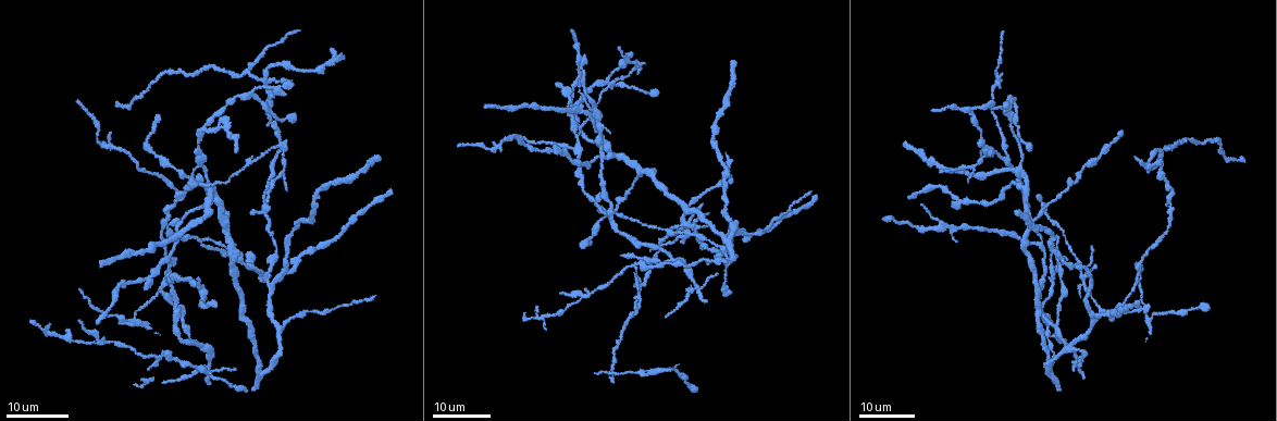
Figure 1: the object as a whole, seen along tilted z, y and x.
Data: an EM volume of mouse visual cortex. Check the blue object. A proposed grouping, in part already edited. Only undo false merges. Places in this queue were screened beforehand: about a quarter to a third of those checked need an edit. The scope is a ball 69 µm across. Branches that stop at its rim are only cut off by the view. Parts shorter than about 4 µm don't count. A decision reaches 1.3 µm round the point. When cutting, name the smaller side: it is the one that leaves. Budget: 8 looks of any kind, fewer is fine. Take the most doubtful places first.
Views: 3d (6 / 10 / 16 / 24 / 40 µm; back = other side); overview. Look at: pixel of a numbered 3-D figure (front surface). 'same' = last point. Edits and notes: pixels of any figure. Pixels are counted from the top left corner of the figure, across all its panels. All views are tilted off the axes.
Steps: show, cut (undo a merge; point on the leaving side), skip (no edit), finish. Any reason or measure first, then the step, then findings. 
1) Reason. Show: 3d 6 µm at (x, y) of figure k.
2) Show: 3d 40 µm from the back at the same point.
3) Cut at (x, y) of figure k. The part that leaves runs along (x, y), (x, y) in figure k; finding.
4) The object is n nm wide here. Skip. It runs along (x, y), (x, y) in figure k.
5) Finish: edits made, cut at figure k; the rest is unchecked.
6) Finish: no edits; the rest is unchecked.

Looks like a crossing. Show: 3d 16 µm at (684, 221) of figure 1.

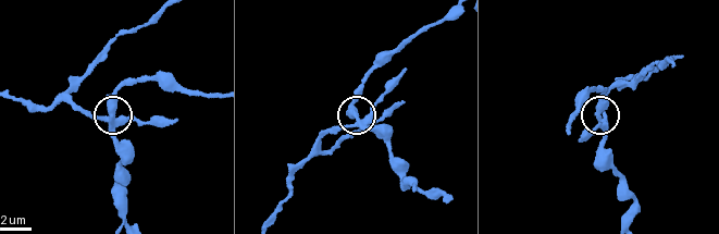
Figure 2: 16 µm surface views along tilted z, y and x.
Show: 3d 6 µm at (355, 121) of figure 2.

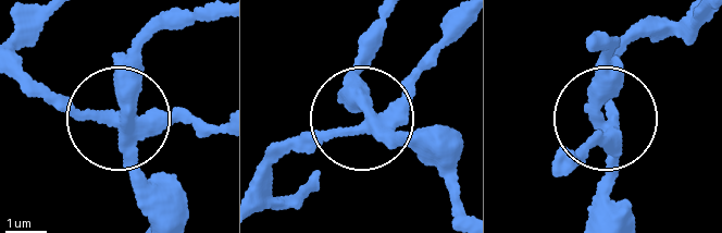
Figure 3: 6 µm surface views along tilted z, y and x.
The object is 350 nm wide here. Cut at (73, 107) of figure 3. The part that leaves runs along (124, 127), (73, 117), (24, 82) in figure 3; a second cell is stuck on.

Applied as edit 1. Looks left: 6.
Four or more arms meet. Show: 3d 16 µm at (1085, 275) of figure 1.

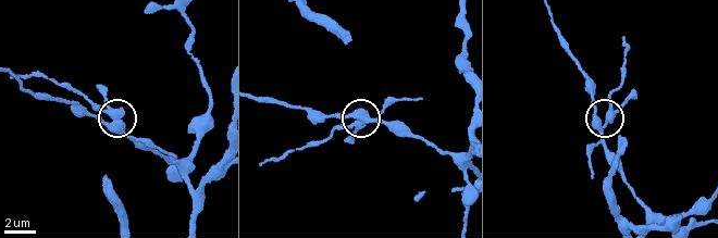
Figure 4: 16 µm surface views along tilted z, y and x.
Closer look. Show: 3d 10 µm at (360, 122) of figure 4.

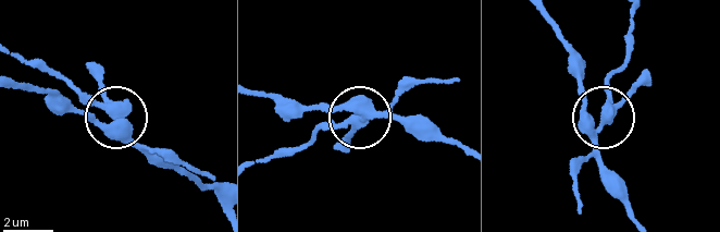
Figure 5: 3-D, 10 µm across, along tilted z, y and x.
Closer look. Show: 3d 6 µm at (356, 116) of figure 5.

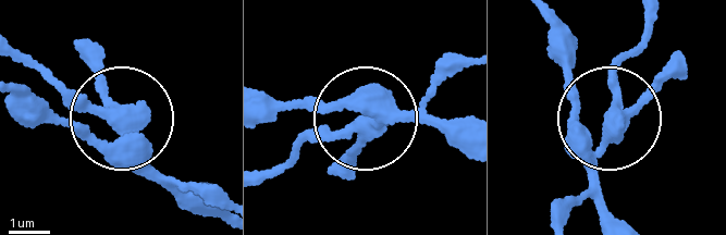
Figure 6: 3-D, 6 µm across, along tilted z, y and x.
Skip. It runs along (225, 220), (33, 59) in figure 6; continuous, no second cell.

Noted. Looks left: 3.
Show: overview.

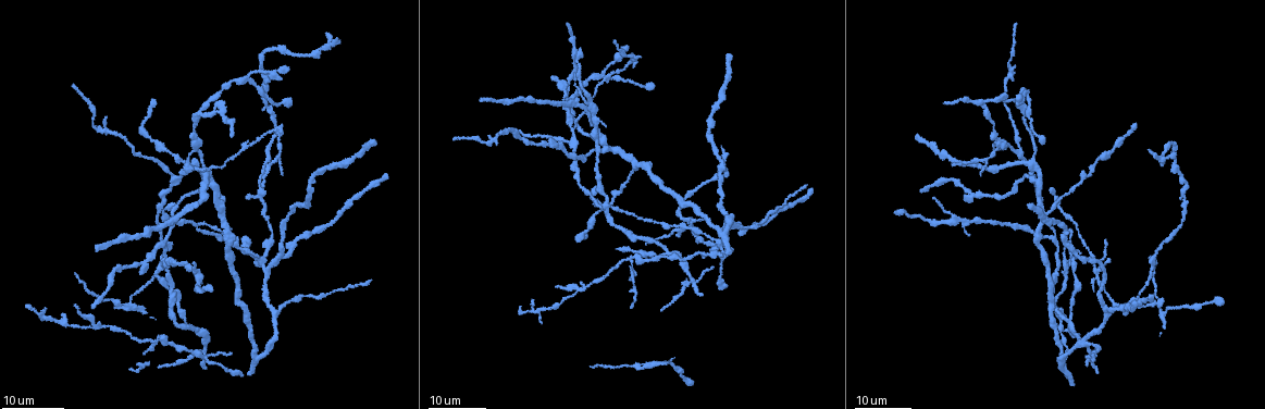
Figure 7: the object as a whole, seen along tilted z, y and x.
Show: 3d 24 µm at (952, 218) of figure 7.

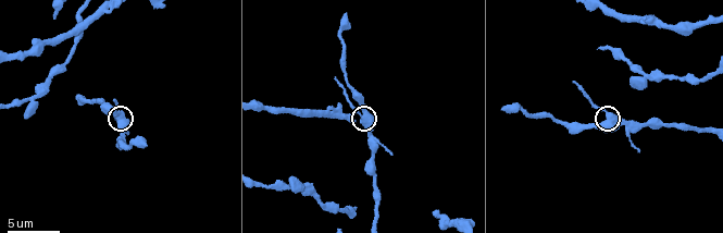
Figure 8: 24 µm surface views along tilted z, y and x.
Show: 3d 10 µm at (607, 120) of figure 8.

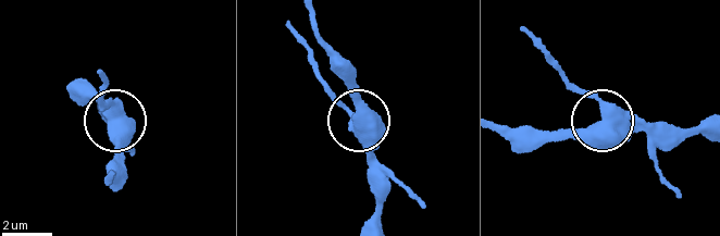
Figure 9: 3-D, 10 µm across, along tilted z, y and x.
Skip. It runs along (377, 220), (376, 174), (367, 143), (311, 65) in figure 9; continuous, no second cell.

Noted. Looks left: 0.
Finish: edits made, cut at figure 3; the rest is unchecked.

